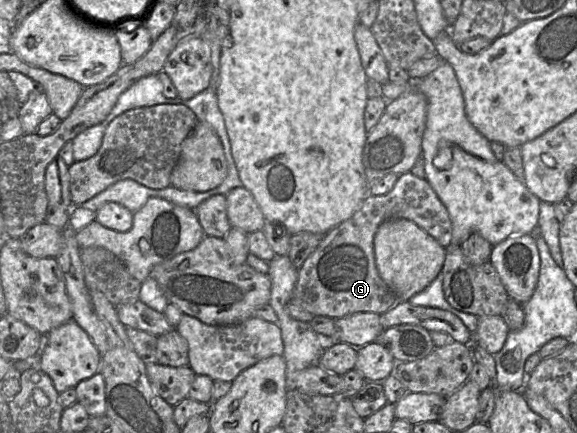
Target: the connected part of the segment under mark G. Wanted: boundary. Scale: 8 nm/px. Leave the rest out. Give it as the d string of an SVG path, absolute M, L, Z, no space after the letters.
M411 172L398 176L394 188L385 195L369 194L346 221L332 228L298 269L292 301L314 316L342 318L357 312L385 313L399 301L379 275L374 255L374 237L379 226L392 218L413 221L444 248L452 243L452 221L445 205L429 182Z

